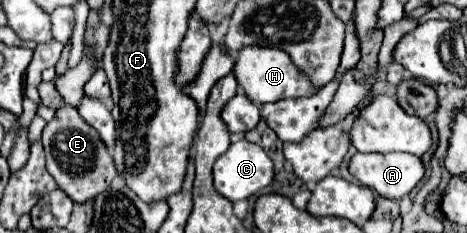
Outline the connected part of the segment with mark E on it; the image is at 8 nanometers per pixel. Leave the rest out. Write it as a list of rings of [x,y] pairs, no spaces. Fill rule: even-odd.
[[[62,105],[56,111],[54,119],[48,121],[44,127],[42,145],[46,151],[48,173],[52,173],[58,187],[64,193],[68,193],[70,199],[74,199],[78,203],[86,203],[110,187],[110,183],[116,175],[114,161],[112,161],[110,153],[106,151],[106,145],[102,143],[100,135],[88,123],[84,123],[84,119],[80,117],[76,107]]]

